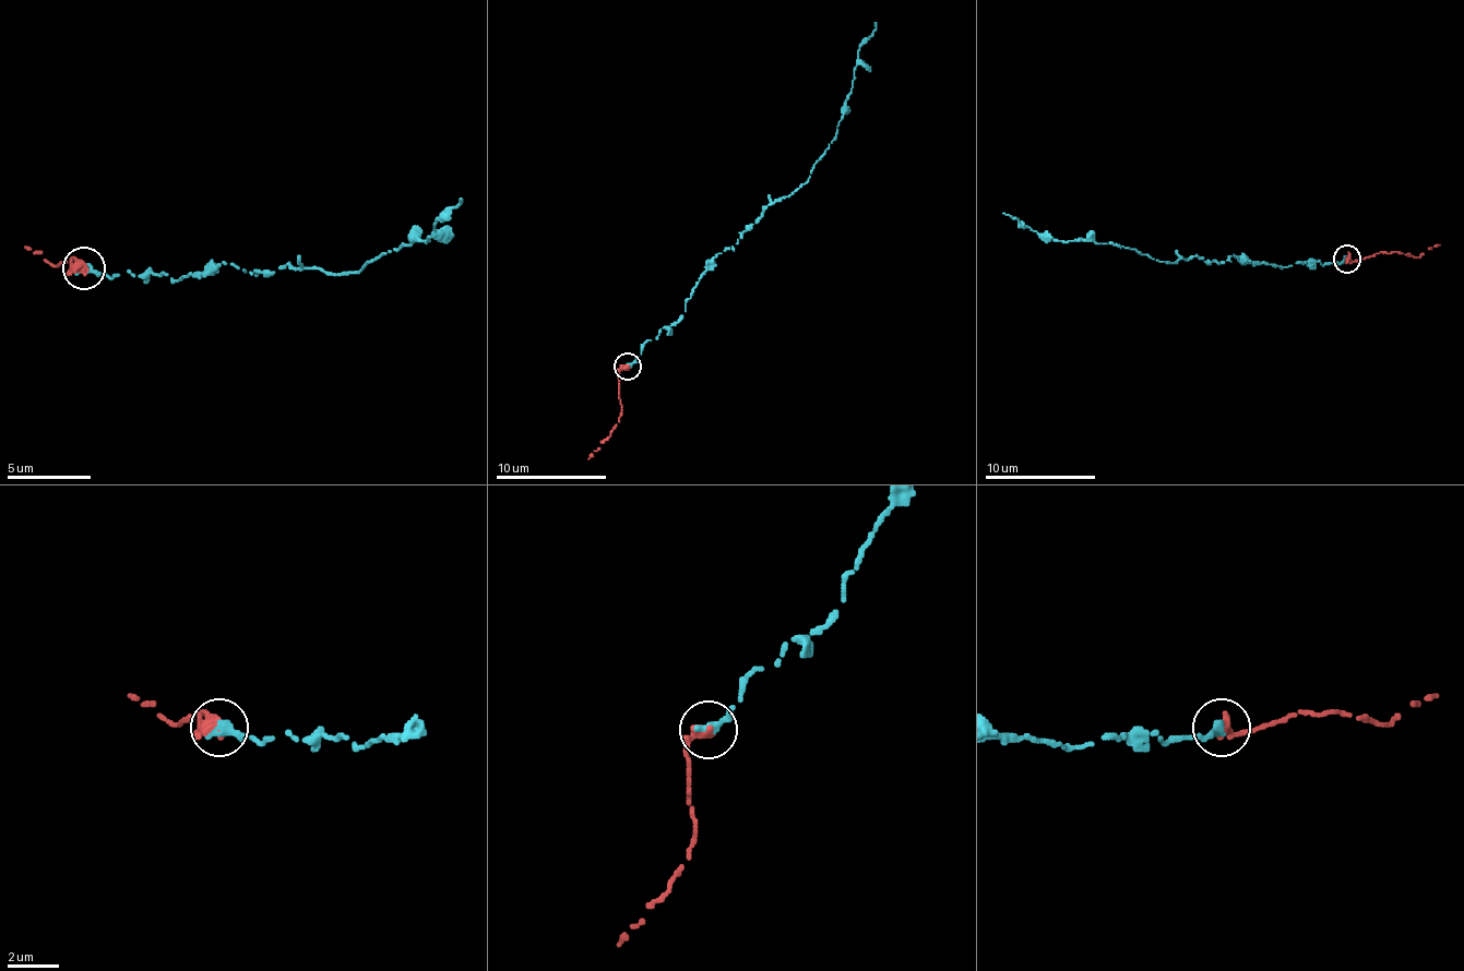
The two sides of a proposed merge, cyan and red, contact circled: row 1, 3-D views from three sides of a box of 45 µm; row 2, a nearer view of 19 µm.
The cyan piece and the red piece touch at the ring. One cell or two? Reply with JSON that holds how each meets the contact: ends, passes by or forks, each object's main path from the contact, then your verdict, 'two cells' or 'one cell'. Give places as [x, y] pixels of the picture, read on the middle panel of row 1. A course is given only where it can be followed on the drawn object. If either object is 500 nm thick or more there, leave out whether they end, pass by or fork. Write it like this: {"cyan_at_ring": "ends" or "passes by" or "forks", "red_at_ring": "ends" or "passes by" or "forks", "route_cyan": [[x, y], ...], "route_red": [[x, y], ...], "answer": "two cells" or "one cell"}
{"route_cyan": [[628, 367], [642, 345], [686, 312], [705, 267], [810, 177], [835, 138], [860, 44], [873, 22]], "route_red": [[628, 367], [617, 375], [622, 406], [619, 422], [588, 458]], "answer": "two cells"}

